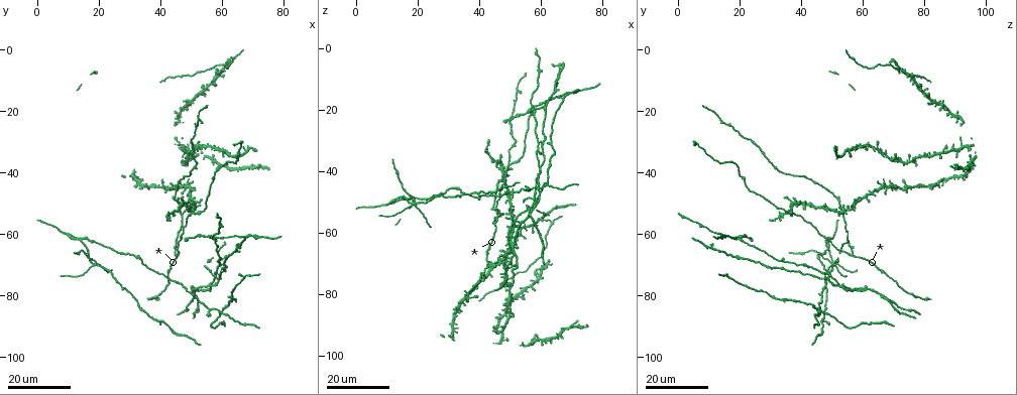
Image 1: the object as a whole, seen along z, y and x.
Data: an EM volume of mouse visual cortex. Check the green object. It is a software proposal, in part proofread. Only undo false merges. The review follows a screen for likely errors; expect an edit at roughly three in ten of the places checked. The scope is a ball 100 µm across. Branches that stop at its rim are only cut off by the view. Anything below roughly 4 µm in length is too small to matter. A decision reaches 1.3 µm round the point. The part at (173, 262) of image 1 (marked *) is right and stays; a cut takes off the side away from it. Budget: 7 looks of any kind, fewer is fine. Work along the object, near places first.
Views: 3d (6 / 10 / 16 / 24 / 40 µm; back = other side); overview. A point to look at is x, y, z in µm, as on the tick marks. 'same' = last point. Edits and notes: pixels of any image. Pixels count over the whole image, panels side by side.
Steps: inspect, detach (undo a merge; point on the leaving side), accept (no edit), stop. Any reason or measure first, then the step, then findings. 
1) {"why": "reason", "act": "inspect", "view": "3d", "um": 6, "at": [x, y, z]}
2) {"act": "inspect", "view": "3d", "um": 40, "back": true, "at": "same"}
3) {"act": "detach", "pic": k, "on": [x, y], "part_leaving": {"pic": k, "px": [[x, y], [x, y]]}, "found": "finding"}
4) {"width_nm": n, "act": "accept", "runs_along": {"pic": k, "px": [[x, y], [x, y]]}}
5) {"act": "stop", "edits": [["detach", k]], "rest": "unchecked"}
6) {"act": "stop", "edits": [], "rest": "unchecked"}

{"why": "three arms meet", "act": "inspect", "view": "3d", "um": 16, "at": [64.5, 81.0, 34.0]}

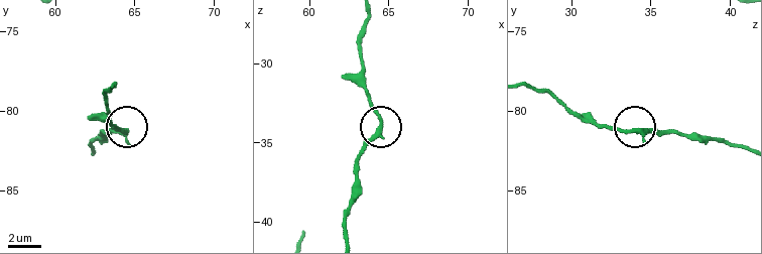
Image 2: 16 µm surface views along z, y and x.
{"act": "inspect", "view": "3d", "um": 10, "at": [64.3, 81.2, 33.9]}

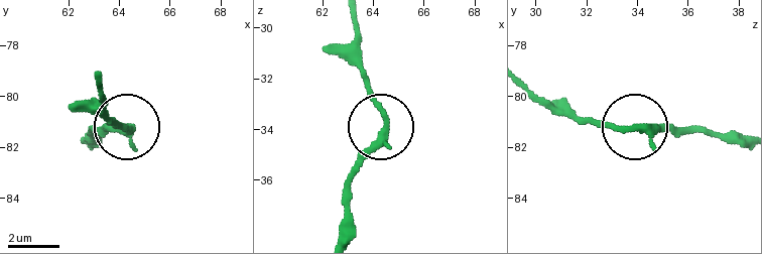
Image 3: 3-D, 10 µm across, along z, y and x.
{"act": "accept", "runs_along": {"pic": 3, "px": [[357, 20], [357, 58], [383, 137], [346, 180]]}, "found": "all the same cell"}

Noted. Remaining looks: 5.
{"why": "four arms meet", "act": "inspect", "view": "3d", "um": 24, "at": [58.0, 73.5, 49.0]}

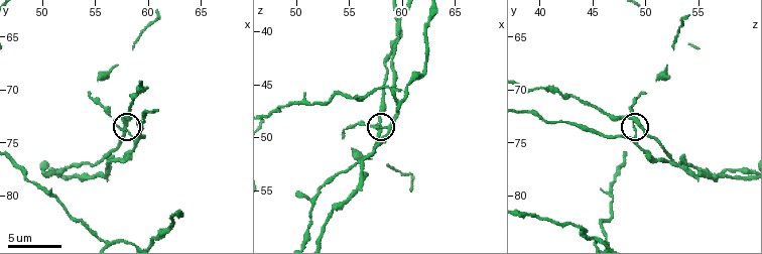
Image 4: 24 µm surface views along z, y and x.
{"act": "inspect", "view": "3d", "um": 6, "at": [57.8, 73.2, 49.4]}

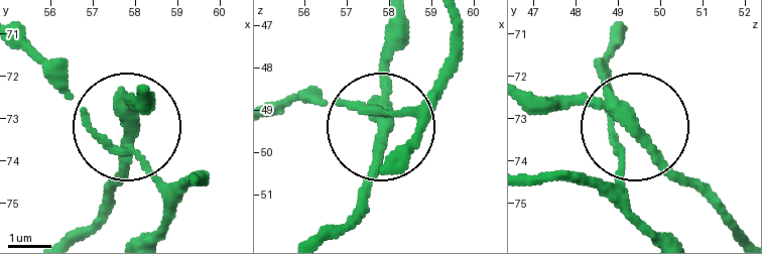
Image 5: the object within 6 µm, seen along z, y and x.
{"act": "accept", "runs_along": {"pic": 5, "px": [[324, 235], [363, 192], [377, 152], [388, 18]]}, "found": "all the same cell"}

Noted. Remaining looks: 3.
{"why": "four arms meet", "act": "inspect", "view": "3d", "um": 16, "at": [58.0, 61.5, 19.0]}

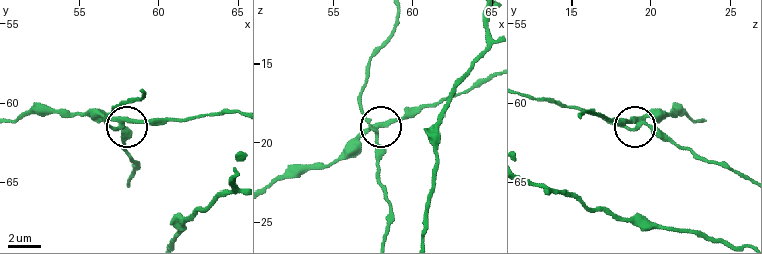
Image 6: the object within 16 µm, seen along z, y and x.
{"why": "closer look", "act": "inspect", "view": "3d", "um": 6, "at": [57.4, 60.9, 19.1]}

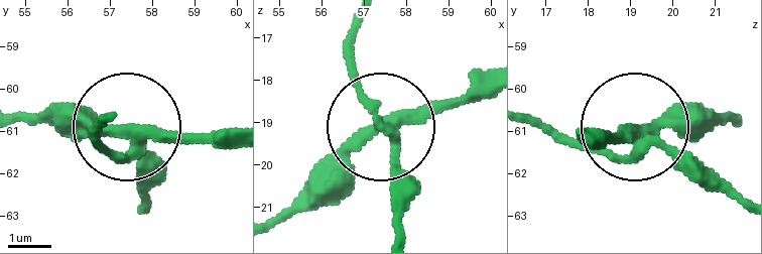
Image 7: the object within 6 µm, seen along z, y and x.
{"side_arm_um": 12, "act": "detach", "pic": 7, "on": [354, 171], "part_leaving": {"pic": 7, "px": [[398, 120], [481, 98]]}, "found": "a second cell is stuck on"}

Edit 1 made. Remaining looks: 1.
{"act": "stop", "edits": [["detach", 7]], "rest": "unchecked"}

